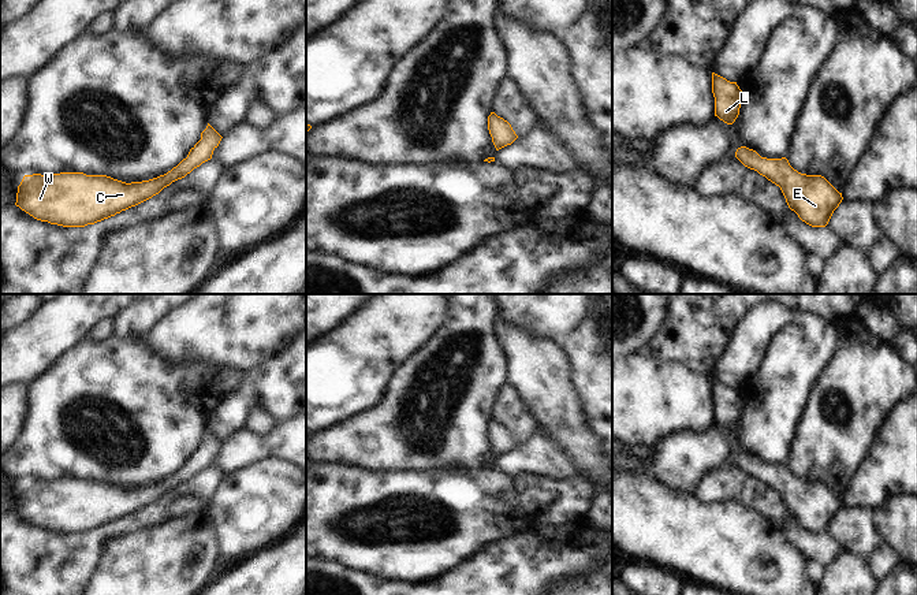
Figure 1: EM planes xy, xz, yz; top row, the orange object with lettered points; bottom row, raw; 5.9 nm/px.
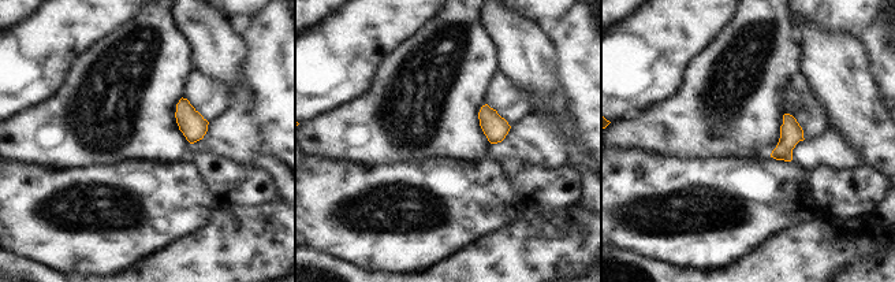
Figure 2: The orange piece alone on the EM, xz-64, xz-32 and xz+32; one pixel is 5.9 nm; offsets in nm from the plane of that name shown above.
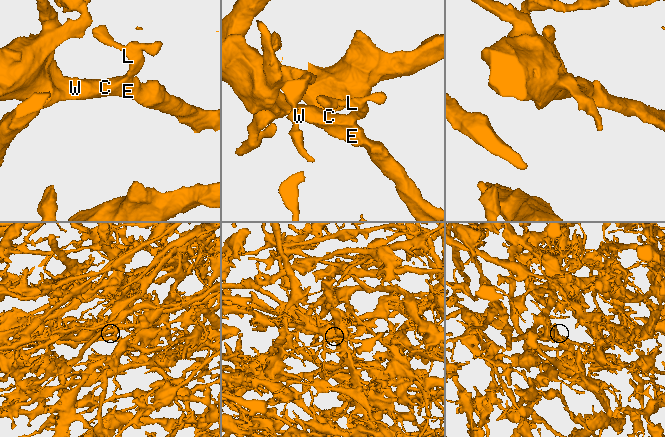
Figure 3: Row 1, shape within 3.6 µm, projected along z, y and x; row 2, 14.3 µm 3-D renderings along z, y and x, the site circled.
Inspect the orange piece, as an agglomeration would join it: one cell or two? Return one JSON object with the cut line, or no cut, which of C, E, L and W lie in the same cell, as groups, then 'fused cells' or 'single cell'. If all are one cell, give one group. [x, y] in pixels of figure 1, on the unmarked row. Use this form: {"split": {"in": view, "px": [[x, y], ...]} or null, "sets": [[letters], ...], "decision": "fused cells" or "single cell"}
{"split": null, "sets": [["C", "E", "L", "W"]], "decision": "single cell"}

